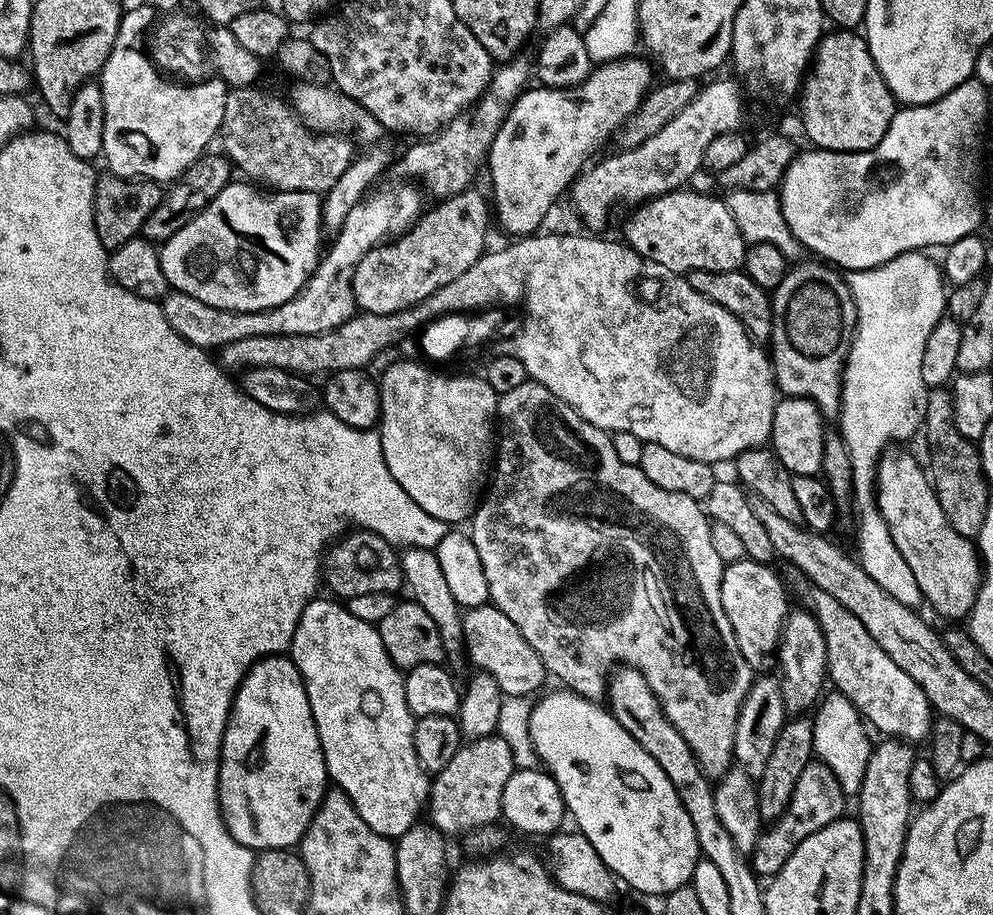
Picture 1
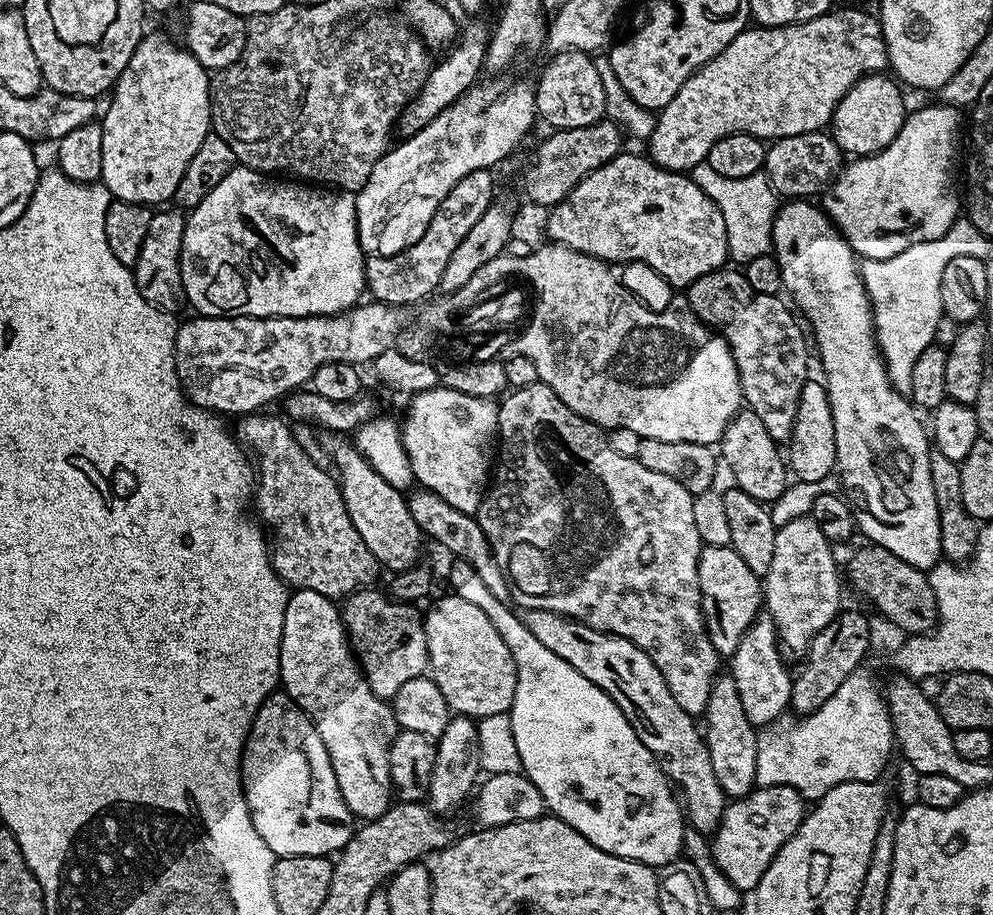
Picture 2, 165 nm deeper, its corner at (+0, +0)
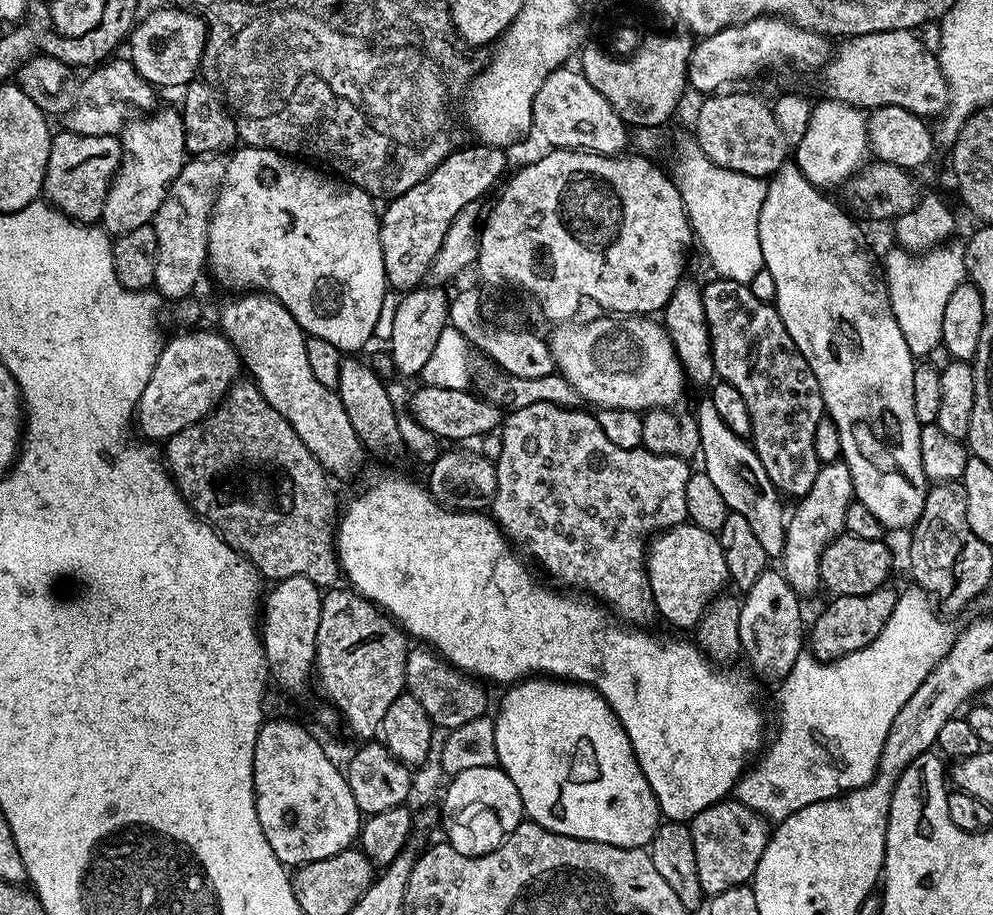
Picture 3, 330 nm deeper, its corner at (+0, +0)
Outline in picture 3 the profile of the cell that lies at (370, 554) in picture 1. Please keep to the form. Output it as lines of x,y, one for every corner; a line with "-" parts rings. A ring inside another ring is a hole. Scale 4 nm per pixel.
251,382
233,384
228,393
224,395
224,399
208,415
203,416
201,420
190,426
178,430
178,434
174,434
168,439
165,448
168,449
163,449
162,456
166,461
168,474
183,494
184,501
196,511
200,519
208,521
235,552
242,553
260,571
261,577
265,581
275,582
301,576
310,578
310,582
314,582
322,590
327,590
341,579
340,560
336,556
338,508
336,512
336,496
332,493
331,486
328,485
330,477
314,458
314,454
310,454
310,450
306,450
306,446
302,446
302,438
298,438
298,434
294,434
294,426
290,426
290,422
286,422
286,418
282,418
282,414
278,414
278,410
274,410
274,406
270,406
270,402
266,402
266,398
262,398
262,394
257,390
255,384

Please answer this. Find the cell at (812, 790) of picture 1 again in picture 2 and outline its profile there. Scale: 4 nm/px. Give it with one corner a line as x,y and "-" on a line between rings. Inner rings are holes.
781,784
765,788
757,786
748,795
733,799
725,807
720,824
710,840
712,857
726,878
734,884
740,893
751,893
760,885
762,874
766,874
770,862
774,862
778,850
782,850
782,846
796,833
798,826
802,826
805,815
805,798
801,792
794,790
794,786
782,786

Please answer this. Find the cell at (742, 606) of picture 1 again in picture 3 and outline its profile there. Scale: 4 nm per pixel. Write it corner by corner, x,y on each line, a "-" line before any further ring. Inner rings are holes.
691,522
675,524
673,528
665,528
663,532
651,537
646,548
646,571
657,613
661,617
664,615
674,627
688,630
695,629
712,597
721,595
729,583
726,558
722,558
719,535
702,530
702,526

